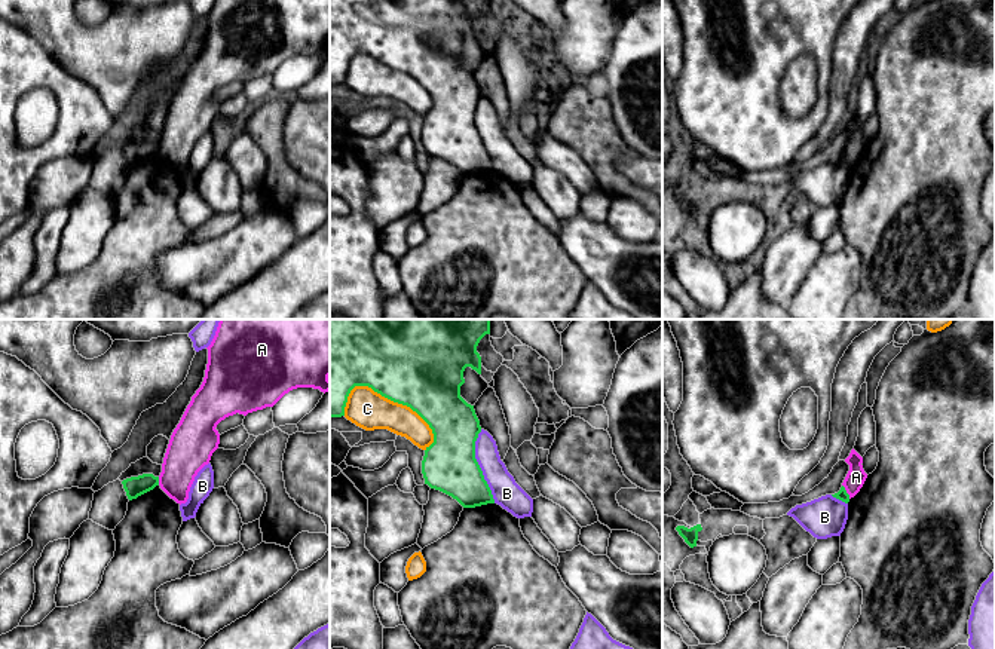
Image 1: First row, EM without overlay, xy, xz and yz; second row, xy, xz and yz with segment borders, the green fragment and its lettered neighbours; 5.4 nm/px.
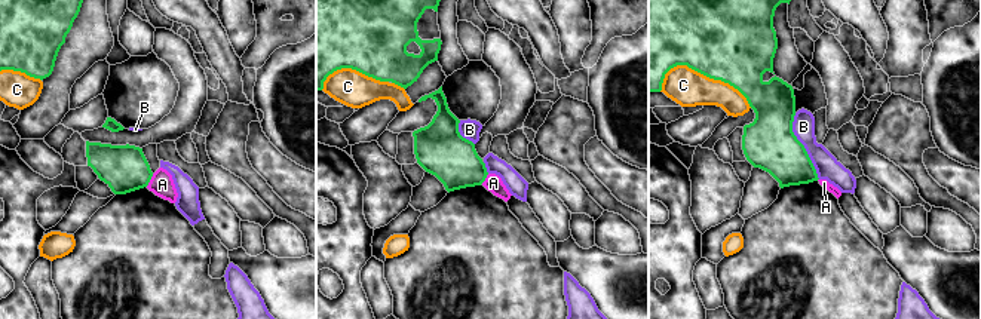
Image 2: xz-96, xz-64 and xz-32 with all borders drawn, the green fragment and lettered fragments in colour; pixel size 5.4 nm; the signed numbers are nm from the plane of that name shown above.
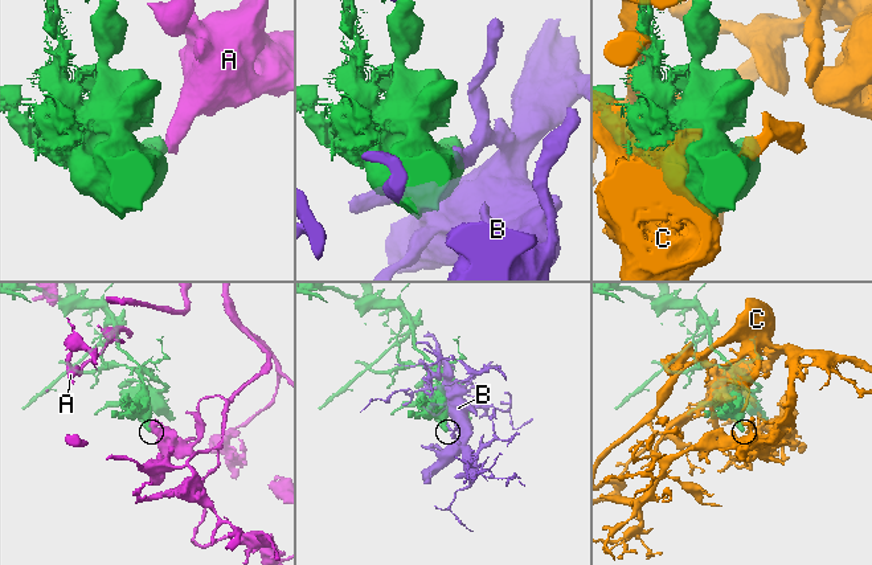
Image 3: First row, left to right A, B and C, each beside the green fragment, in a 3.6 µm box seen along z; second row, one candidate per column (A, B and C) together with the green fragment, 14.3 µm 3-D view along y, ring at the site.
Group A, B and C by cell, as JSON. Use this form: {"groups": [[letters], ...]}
{"groups": [["A"], ["B"], ["C"]]}

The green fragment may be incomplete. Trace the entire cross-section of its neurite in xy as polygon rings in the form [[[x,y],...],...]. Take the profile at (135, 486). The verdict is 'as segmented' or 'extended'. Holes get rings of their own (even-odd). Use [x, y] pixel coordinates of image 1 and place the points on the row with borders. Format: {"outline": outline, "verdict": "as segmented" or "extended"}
{"outline": [[[143,474],[126,478],[122,481],[122,484],[128,499],[132,500],[159,486],[159,477],[154,477],[153,474]]], "verdict": "as segmented"}

